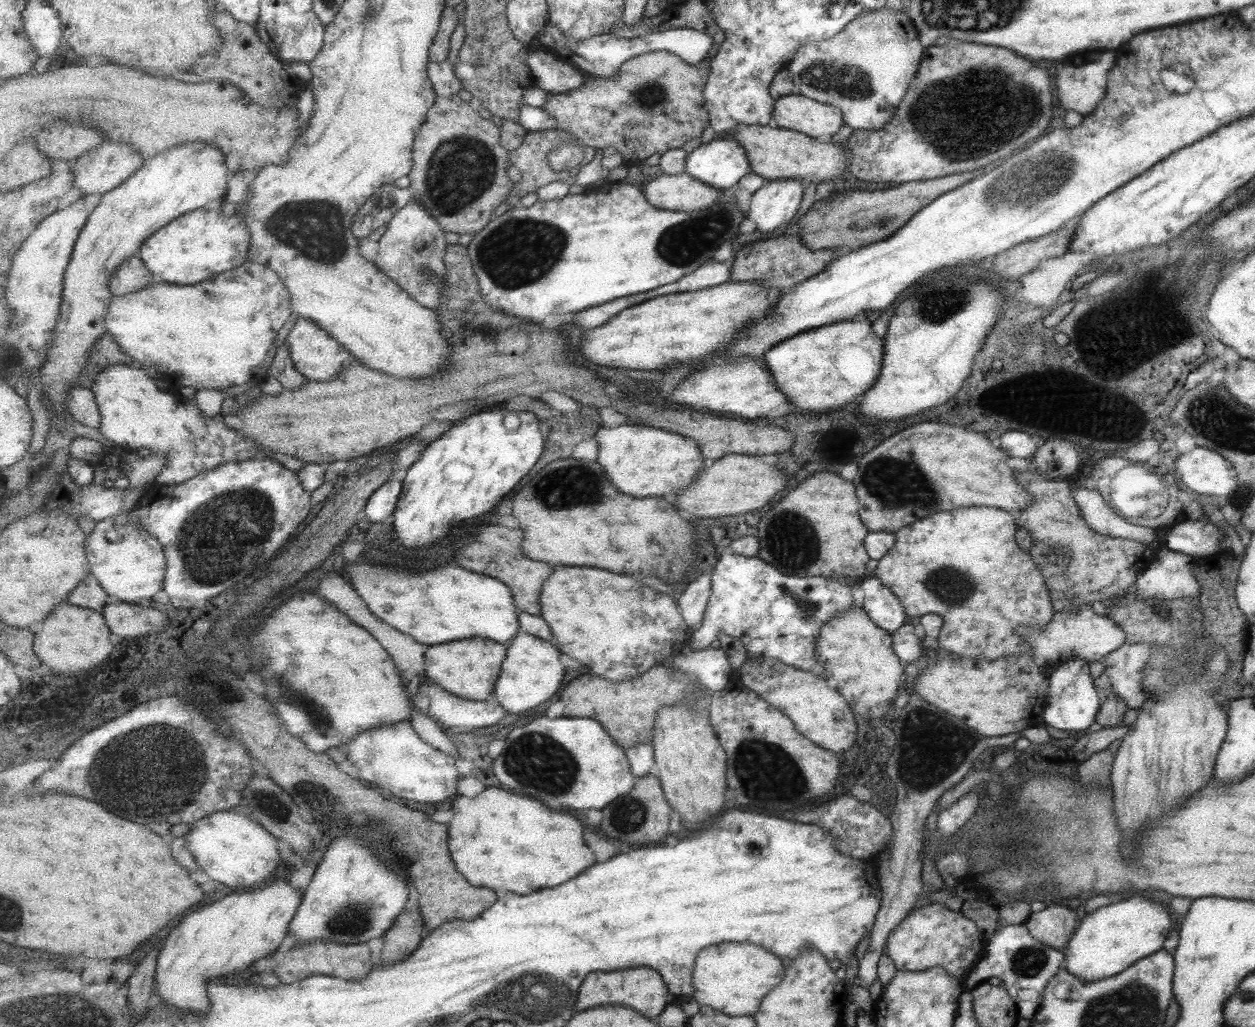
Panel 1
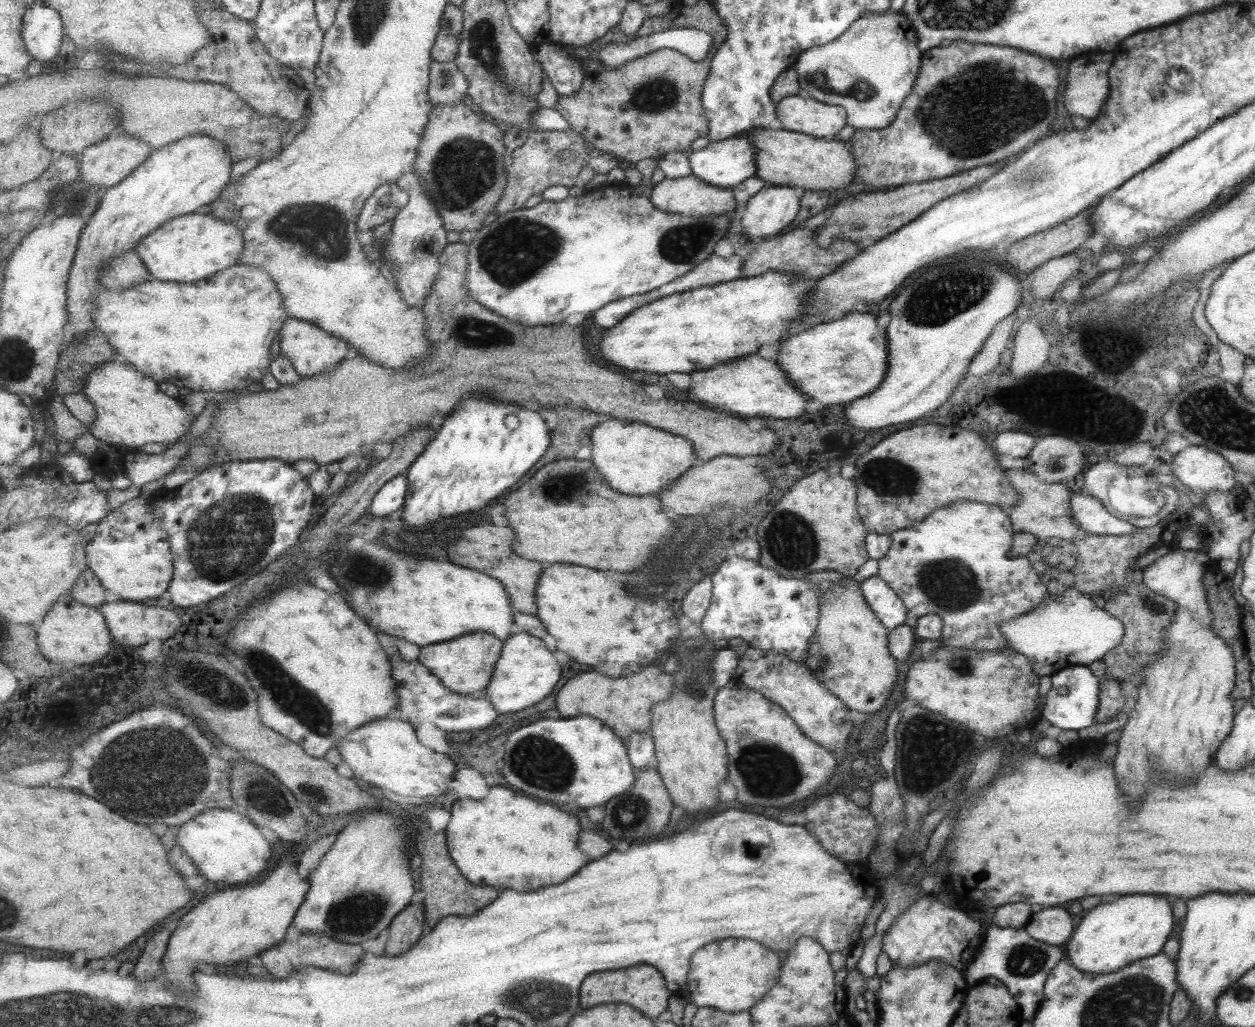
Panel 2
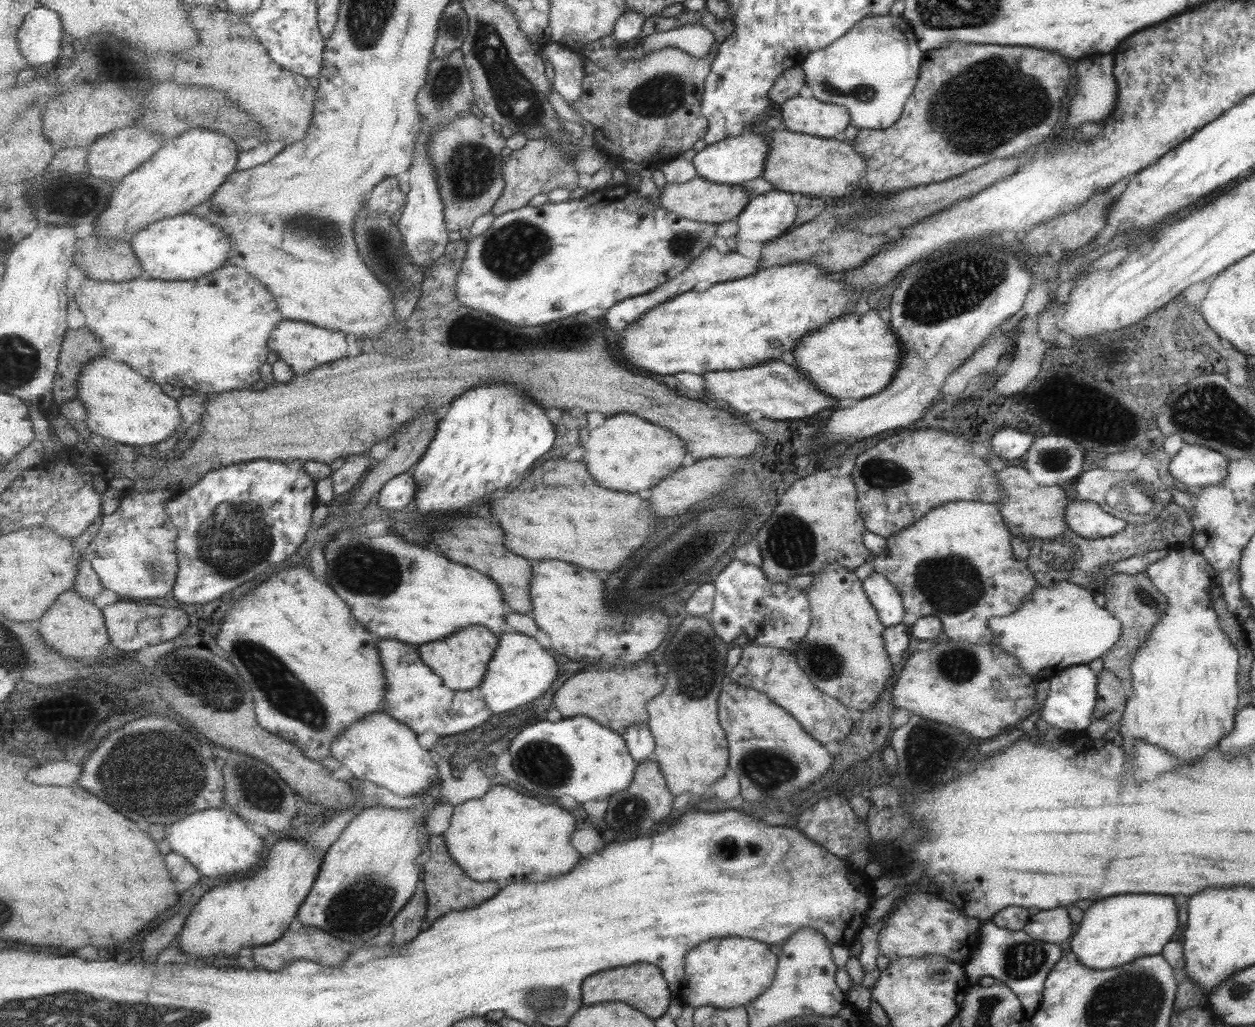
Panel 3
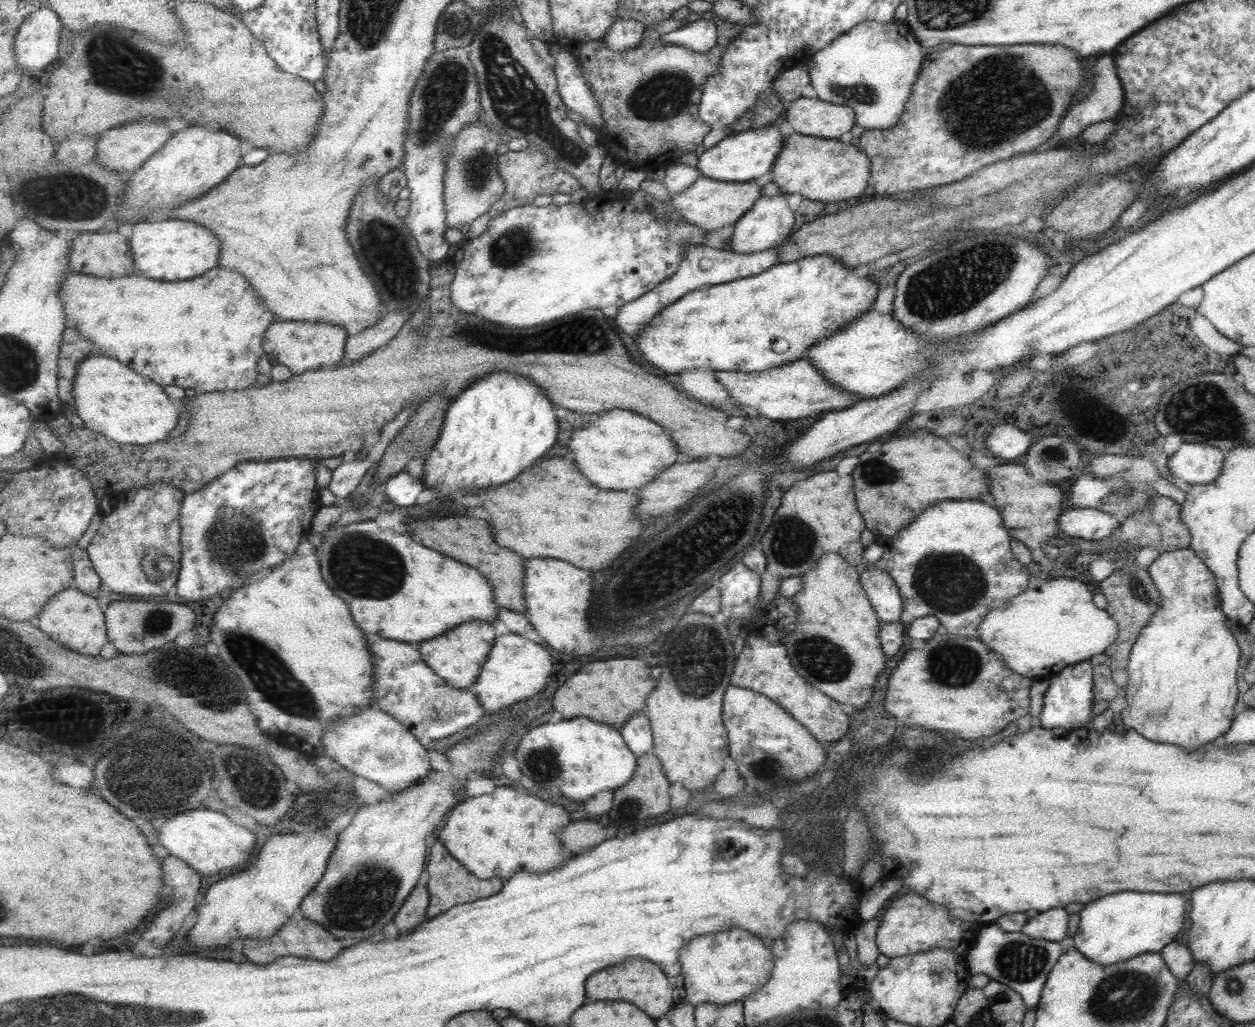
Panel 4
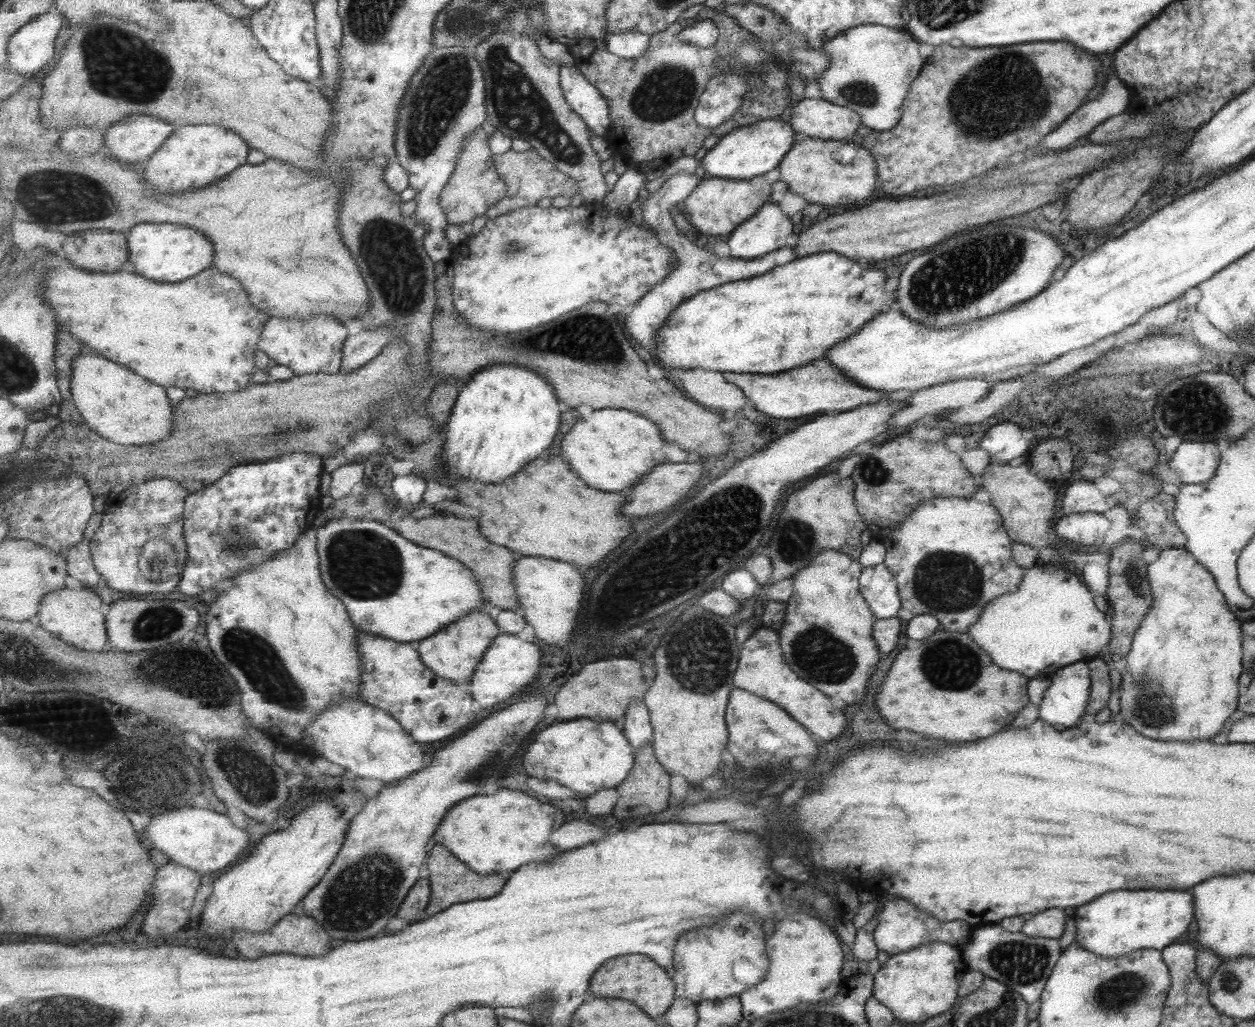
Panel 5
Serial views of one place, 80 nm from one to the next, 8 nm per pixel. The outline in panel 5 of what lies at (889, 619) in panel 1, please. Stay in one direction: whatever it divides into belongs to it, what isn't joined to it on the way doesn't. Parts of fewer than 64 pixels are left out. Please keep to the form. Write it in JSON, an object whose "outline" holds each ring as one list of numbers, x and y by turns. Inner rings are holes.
{"outline":[[883,563,861,570,859,585,875,619,897,618,900,596,897,596,896,577]]}

